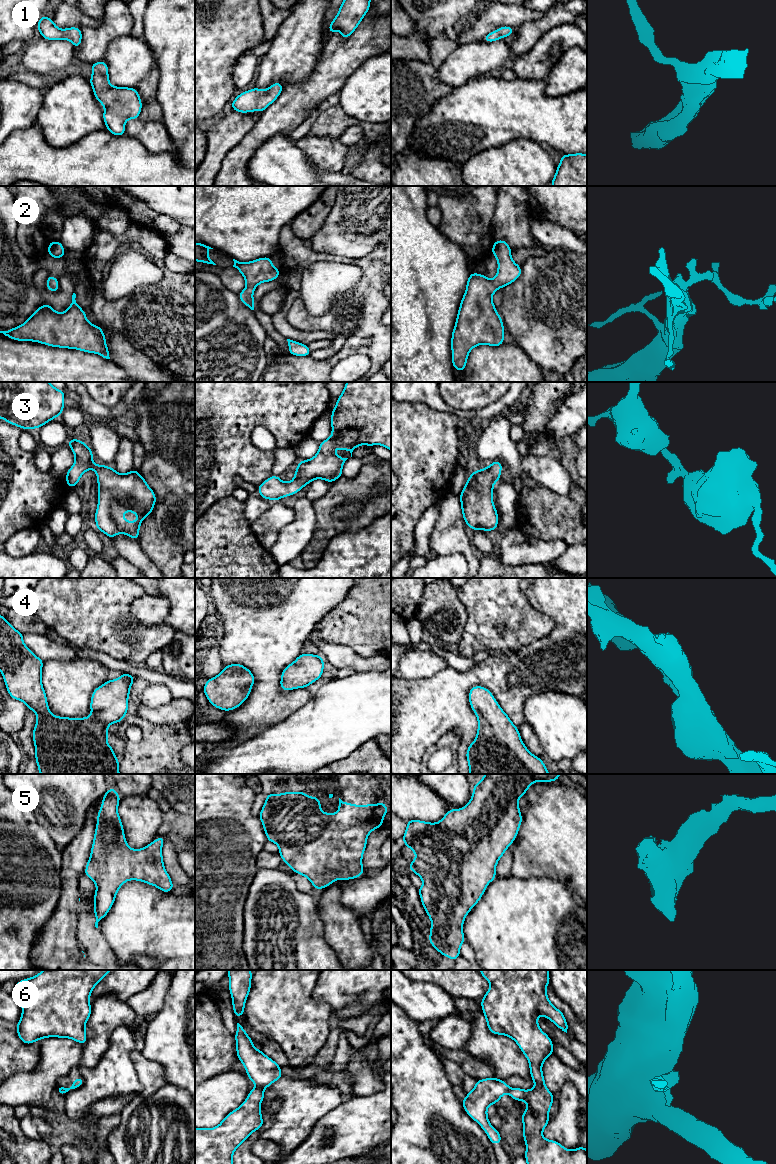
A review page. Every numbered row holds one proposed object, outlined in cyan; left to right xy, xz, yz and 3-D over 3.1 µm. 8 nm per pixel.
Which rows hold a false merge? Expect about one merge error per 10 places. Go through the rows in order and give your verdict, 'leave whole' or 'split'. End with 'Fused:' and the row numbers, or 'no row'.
1: leave whole
2: leave whole
3: leave whole
4: leave whole
5: leave whole
6: split
Fused: 6

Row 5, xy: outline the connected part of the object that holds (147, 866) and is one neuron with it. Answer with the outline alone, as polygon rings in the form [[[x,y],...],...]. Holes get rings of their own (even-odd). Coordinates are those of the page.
[[[113,787],[103,795],[91,854],[84,872],[96,884],[96,928],[98,922],[109,913],[118,890],[126,881],[145,882],[165,893],[174,888],[163,863],[162,846],[165,837],[159,836],[142,849],[130,848],[117,811],[120,798]]]

